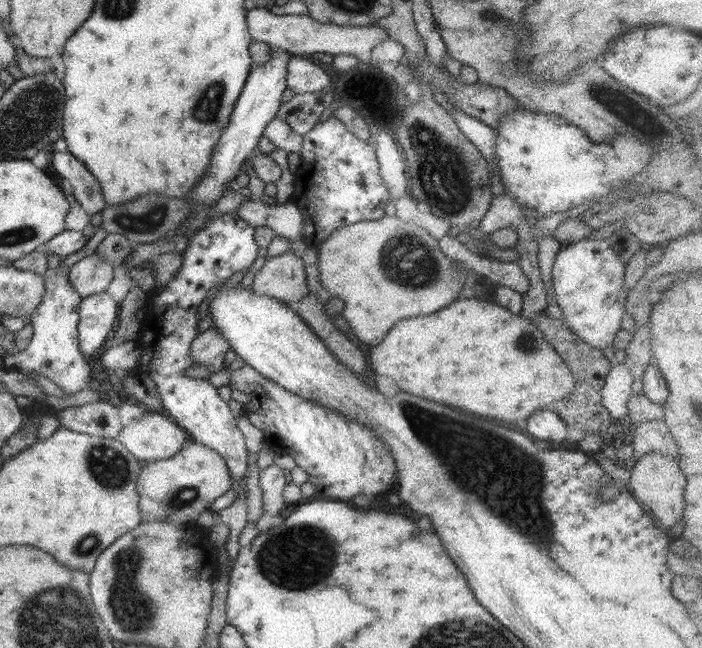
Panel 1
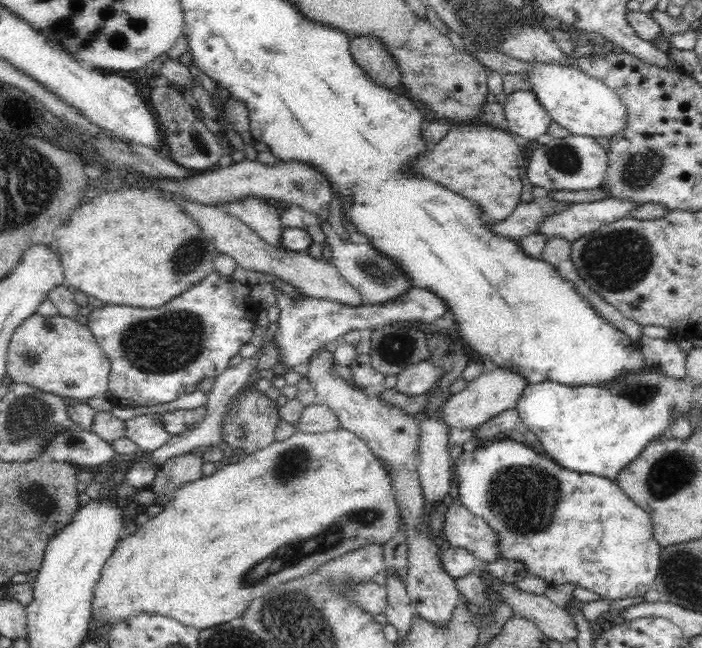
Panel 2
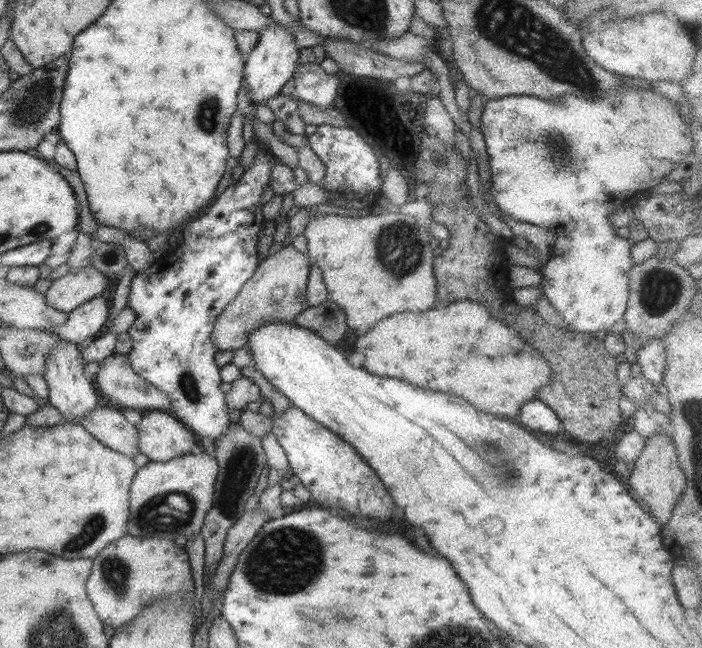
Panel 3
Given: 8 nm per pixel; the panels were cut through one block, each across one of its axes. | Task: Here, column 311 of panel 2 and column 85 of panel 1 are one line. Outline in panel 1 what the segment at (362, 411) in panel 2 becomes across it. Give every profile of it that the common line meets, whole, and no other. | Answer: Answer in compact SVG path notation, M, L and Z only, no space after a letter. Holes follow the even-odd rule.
M62 267L62 271L59 268L47 270L43 278L46 291L42 297L42 304L30 313L30 320L28 320L34 328L32 342L26 350L13 354L11 357L4 356L2 360L5 363L5 370L36 372L62 388L65 396L76 395L87 389L87 384L91 381L88 358L84 357L79 350L77 328L80 302L83 298L68 281L66 268Z

